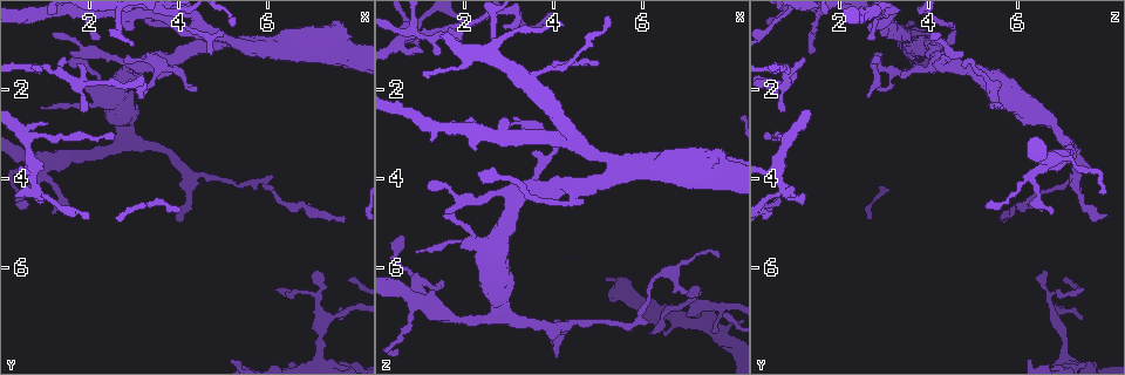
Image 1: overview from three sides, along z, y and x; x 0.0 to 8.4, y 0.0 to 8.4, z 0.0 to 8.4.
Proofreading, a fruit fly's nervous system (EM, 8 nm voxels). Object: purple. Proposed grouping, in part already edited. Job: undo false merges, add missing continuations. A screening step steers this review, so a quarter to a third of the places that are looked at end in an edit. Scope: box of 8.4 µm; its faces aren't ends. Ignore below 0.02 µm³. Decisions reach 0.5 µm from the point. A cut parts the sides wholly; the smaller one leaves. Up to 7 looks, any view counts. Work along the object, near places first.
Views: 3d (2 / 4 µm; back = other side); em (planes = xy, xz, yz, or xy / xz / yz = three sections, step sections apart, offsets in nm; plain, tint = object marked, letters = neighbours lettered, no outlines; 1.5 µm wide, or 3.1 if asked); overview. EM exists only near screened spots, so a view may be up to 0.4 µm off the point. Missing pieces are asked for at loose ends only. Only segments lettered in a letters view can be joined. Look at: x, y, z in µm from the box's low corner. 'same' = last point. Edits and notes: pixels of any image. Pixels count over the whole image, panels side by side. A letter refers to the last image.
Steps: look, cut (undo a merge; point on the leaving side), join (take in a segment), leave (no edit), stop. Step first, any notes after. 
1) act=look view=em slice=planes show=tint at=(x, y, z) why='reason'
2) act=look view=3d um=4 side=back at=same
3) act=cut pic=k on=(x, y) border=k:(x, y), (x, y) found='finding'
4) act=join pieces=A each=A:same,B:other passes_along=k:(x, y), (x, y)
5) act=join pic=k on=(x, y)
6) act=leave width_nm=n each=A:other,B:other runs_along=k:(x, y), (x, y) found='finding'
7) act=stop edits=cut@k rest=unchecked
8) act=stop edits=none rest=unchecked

act=look view=3d um=4 at=(4.75, 1.25, 1.35) why='tapers out'

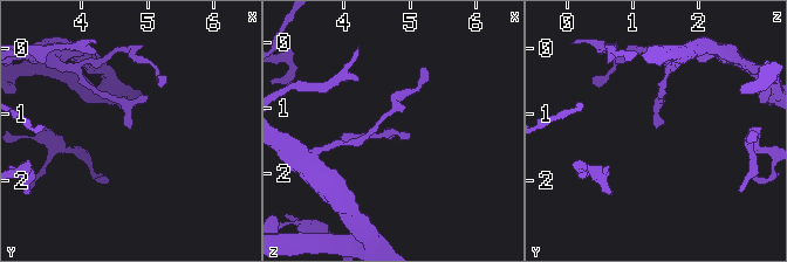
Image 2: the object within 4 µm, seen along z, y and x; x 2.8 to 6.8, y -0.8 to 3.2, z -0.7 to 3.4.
act=look view=em slice=yz step=4 show=tint at=(4.70, 1.20, 1.35) why='shape alone is not enough'

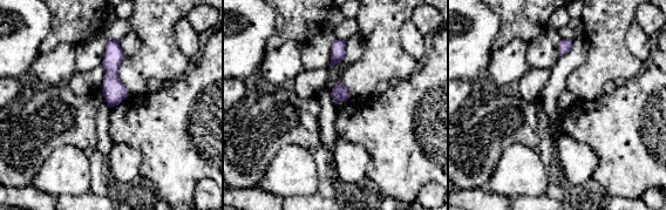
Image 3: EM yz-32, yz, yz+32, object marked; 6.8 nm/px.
act=look view=em slice=planes show=letters at=same why='cut it another way'

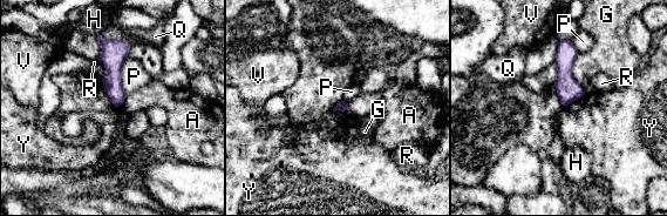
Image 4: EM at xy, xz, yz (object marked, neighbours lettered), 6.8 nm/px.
act=leave longest_contact=G:280nm each=A:other,G:other,H:other,P:other,Q:other,R:other,V:other,Y:other border=4:(585, 94), (565, 107) found='no lettered segment goes on from it'

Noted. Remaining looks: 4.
act=look view=em slice=planes show=letters at=(3.90, 1.55, 3.00) why='abrupt turn'

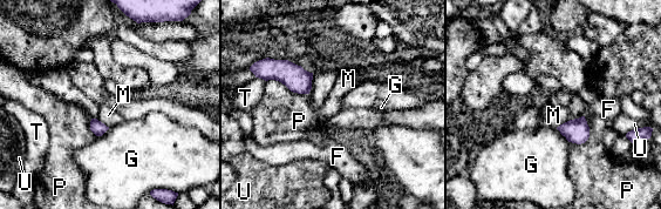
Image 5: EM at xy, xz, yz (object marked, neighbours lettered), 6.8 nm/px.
act=leave width_nm=90 each=F:other,G:other,M:other,P:other,T:other,U:other border=5:(556, 128), (568, 142) found='one cell here'

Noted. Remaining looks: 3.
act=look view=em slice=yz step=4 show=letters at=(2.75, 3.15, 7.05) why='three arms meet'

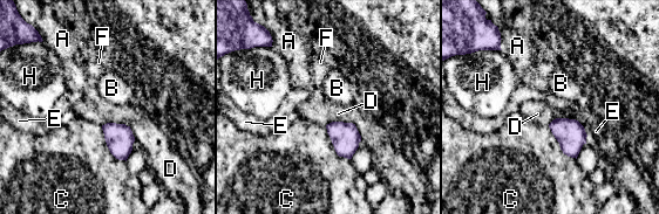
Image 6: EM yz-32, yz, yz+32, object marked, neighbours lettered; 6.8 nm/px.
act=leave longest_contact=C:300nm each=A:other,B:other,C:other,D:other,E:other,F:other,H:other found='all the same cell'

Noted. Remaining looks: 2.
act=stop edits=none rest=unchecked

